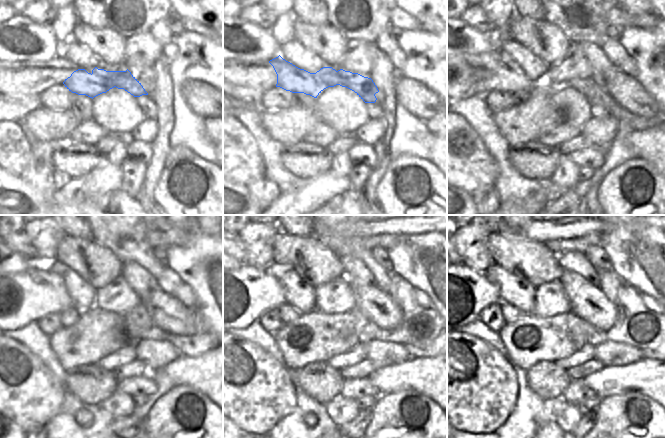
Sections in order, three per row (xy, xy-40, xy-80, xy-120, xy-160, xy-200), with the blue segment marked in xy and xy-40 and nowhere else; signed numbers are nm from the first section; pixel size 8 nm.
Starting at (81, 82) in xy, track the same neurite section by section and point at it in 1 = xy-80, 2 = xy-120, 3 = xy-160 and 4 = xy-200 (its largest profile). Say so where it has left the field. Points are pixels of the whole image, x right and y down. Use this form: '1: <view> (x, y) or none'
1: xy-80 (506, 75)
2: xy-120 (19, 298)
3: xy-160 (243, 294)
4: xy-200 (467, 293)

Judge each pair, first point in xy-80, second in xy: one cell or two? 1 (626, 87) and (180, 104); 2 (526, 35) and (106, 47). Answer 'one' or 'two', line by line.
1: two
2: one

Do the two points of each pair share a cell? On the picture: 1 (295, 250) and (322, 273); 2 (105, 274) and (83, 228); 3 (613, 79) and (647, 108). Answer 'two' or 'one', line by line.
1: one
2: two
3: one

